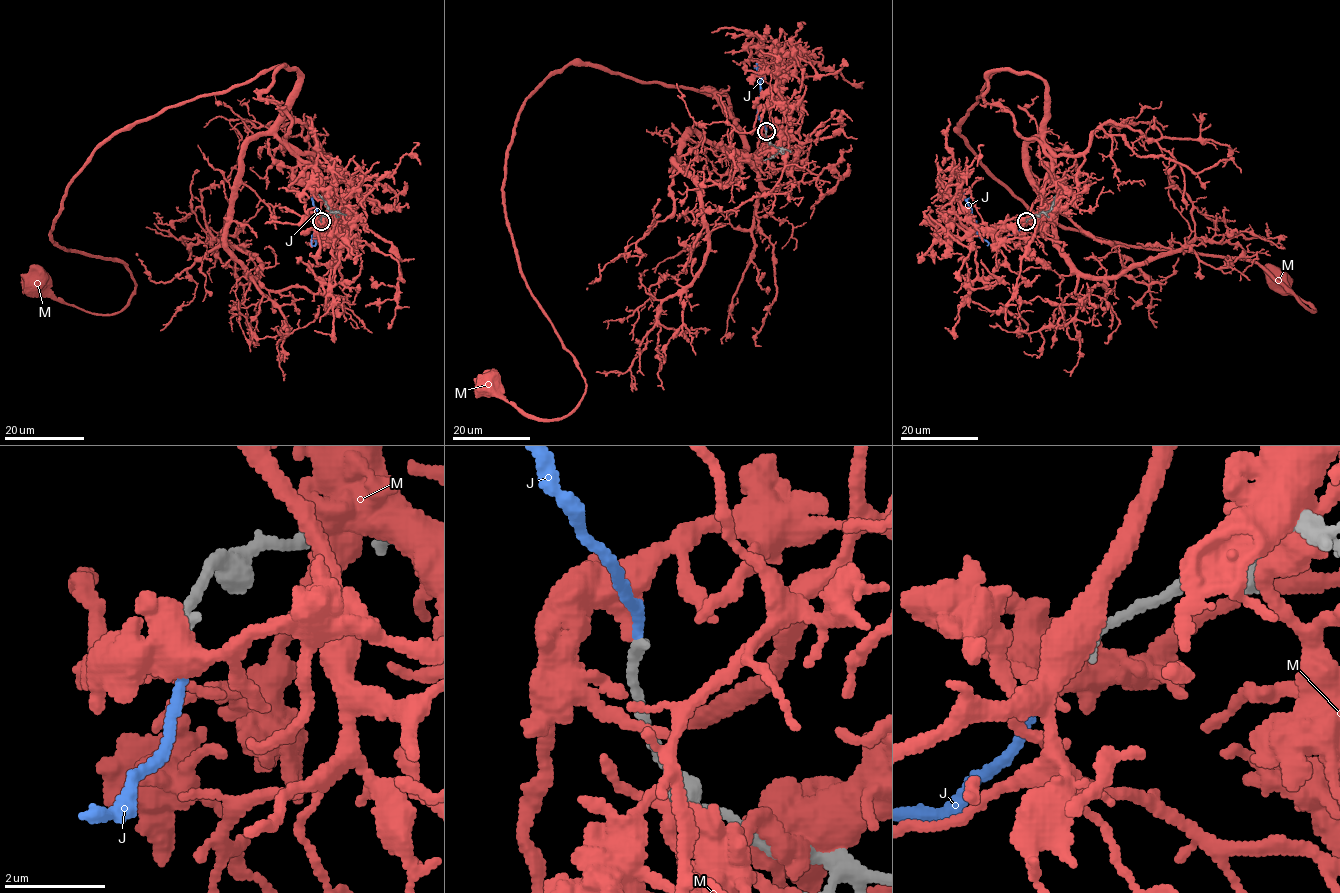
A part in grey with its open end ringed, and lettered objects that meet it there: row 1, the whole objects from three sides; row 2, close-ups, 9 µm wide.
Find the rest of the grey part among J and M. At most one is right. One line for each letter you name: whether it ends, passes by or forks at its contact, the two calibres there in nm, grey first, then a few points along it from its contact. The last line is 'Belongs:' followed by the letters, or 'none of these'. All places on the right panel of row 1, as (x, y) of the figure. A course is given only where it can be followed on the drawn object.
J: it ends | 240/240 nm
Belongs: J

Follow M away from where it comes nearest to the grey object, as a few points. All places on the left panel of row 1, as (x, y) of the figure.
M: (321, 221), (274, 66), (75, 175), (50, 235), (130, 300), (32, 284)

